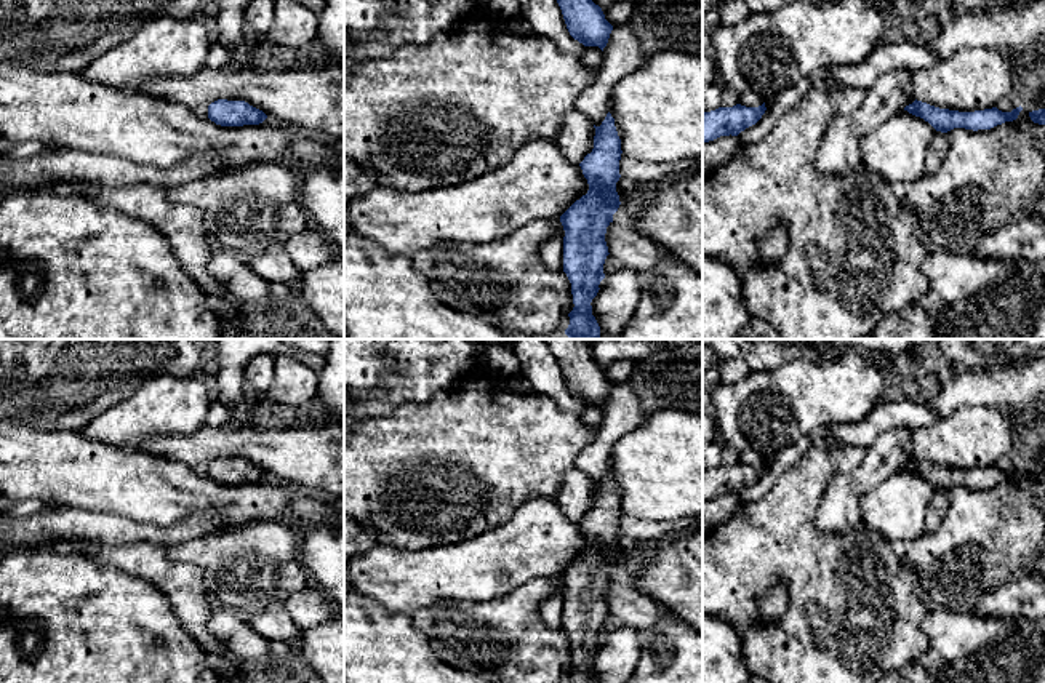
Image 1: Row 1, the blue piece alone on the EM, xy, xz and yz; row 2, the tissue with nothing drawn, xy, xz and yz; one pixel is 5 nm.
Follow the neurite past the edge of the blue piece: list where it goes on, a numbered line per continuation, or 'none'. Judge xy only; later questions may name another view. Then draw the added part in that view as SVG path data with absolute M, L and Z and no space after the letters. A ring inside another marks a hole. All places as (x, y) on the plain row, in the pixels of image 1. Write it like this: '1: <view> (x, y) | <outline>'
none

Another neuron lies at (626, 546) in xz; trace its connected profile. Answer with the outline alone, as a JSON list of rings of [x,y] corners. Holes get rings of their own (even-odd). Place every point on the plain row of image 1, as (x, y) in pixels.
[[[621,534],[619,539],[616,541],[616,550],[619,553],[619,560],[626,561],[627,558],[631,558],[640,544],[642,544],[640,539],[632,539],[629,536]]]

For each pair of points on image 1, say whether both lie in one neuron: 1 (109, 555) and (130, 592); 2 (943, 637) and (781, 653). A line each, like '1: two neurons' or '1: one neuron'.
1: two neurons
2: two neurons

